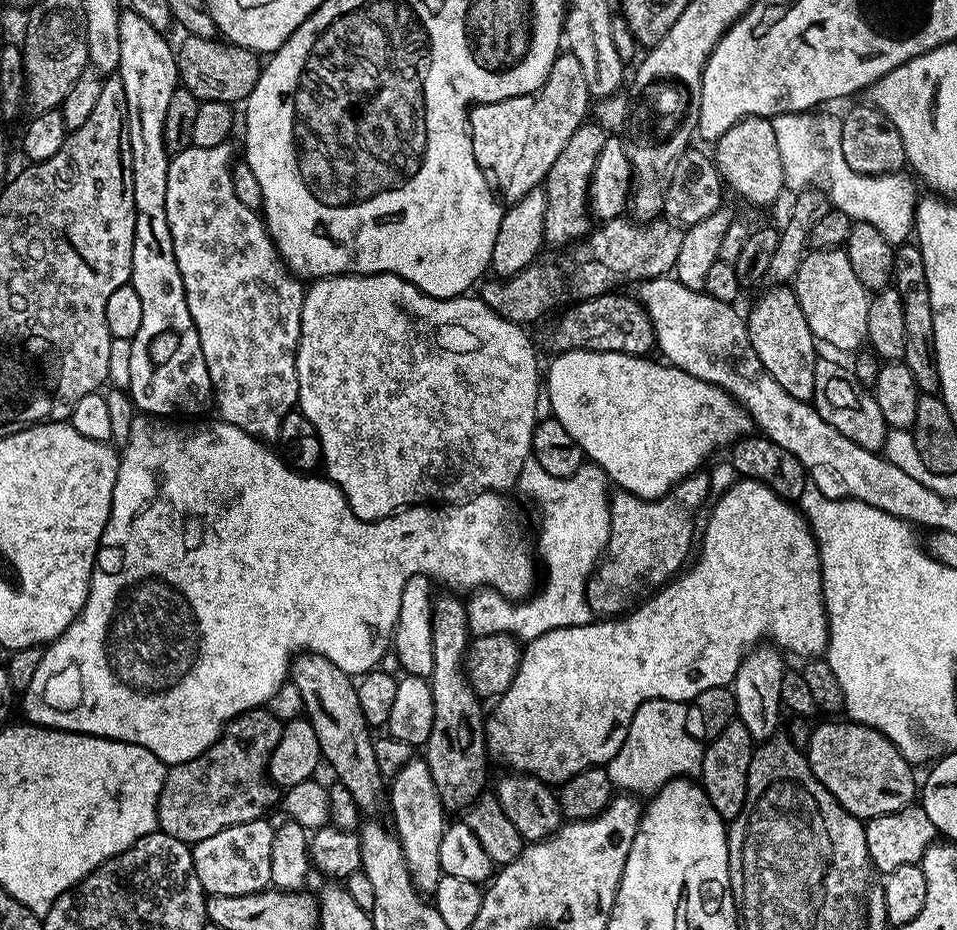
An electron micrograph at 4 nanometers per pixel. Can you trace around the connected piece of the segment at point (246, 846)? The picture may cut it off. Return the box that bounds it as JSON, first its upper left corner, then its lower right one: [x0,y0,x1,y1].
[191,818,274,896]

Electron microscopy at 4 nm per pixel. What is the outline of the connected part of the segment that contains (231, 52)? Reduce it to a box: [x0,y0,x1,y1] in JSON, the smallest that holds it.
[175,35,262,106]

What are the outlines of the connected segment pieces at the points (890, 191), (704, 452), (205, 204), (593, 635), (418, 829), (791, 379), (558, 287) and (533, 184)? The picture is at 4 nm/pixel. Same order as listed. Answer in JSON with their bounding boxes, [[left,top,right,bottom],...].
[[771,110,917,246],[544,350,753,500],[166,143,306,442],[486,479,828,786],[386,758,446,894],[746,286,818,401],[478,216,685,325],[466,50,589,202]]

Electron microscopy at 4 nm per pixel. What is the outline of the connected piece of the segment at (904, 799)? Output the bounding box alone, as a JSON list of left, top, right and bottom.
[806,722,918,818]

